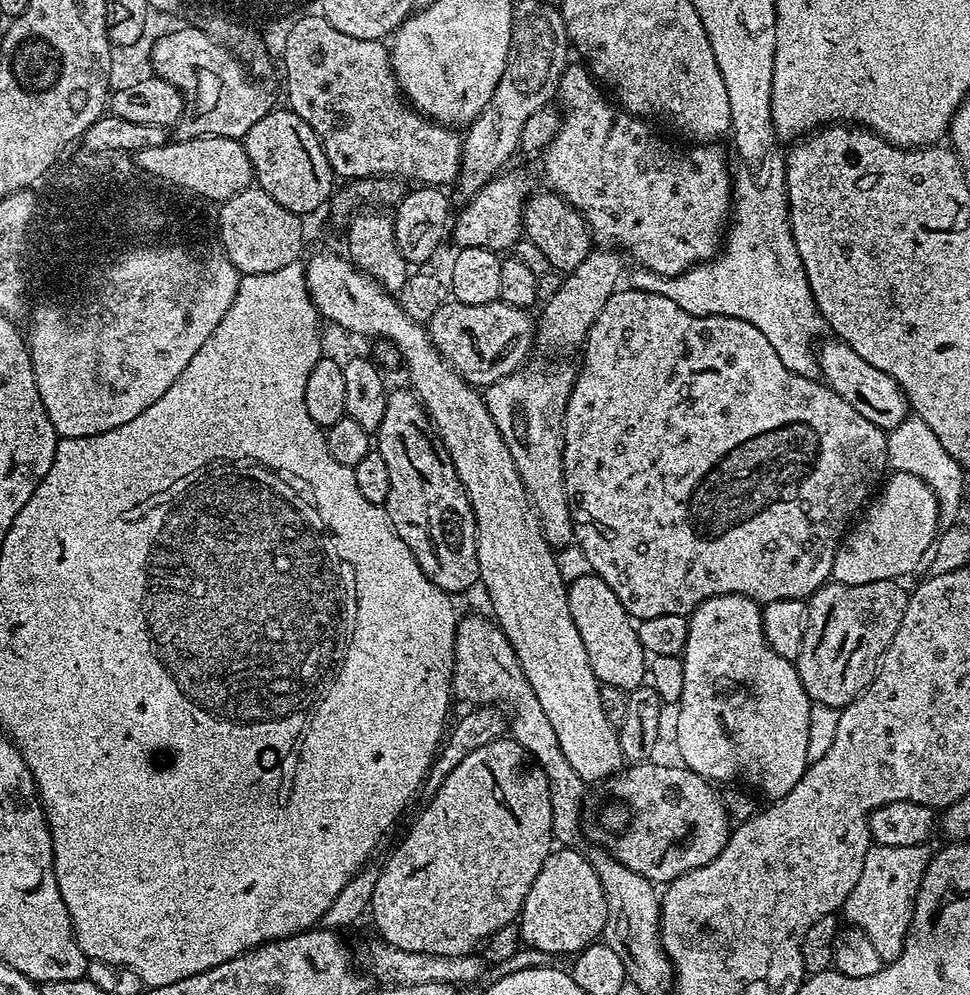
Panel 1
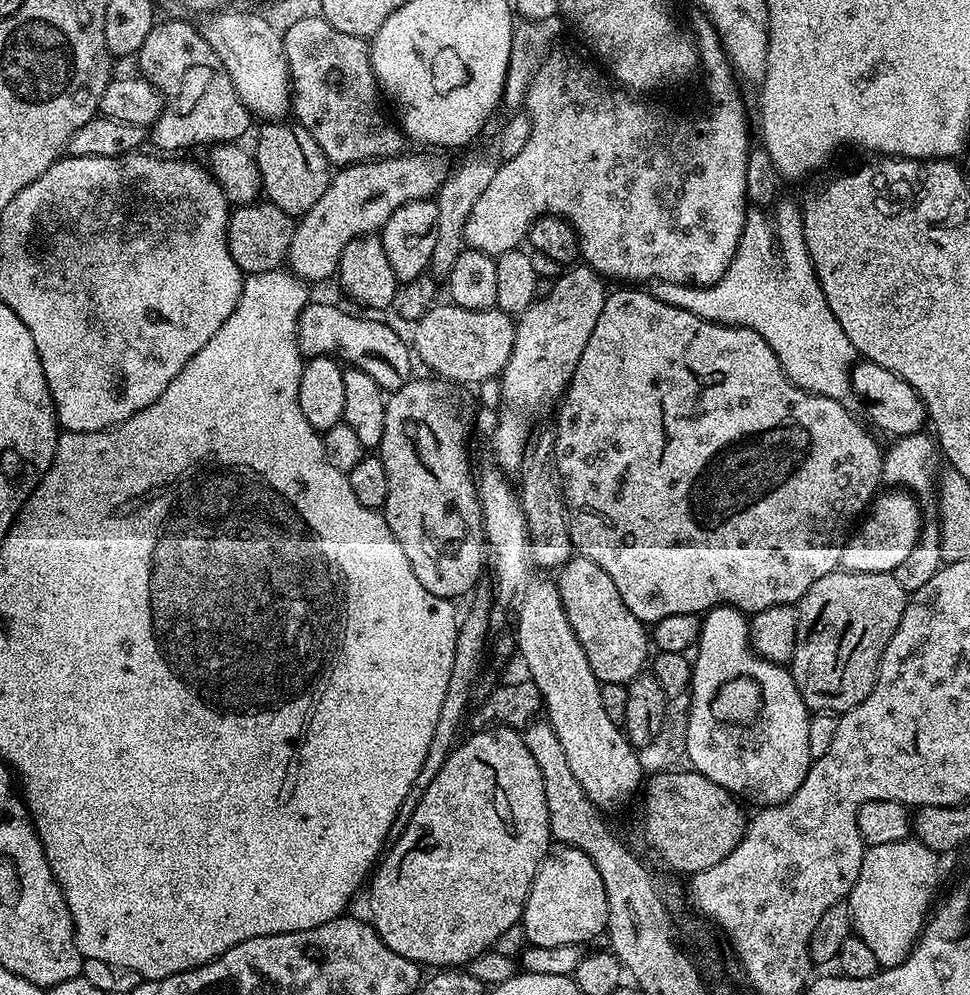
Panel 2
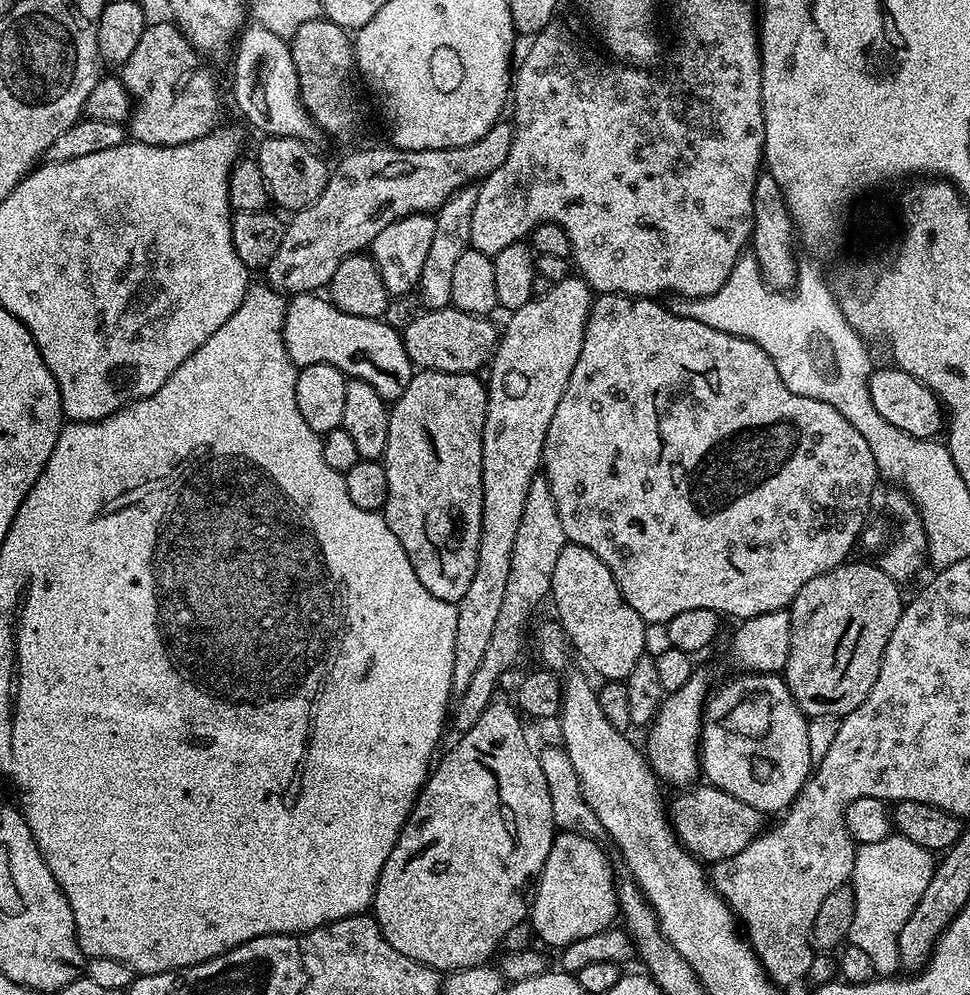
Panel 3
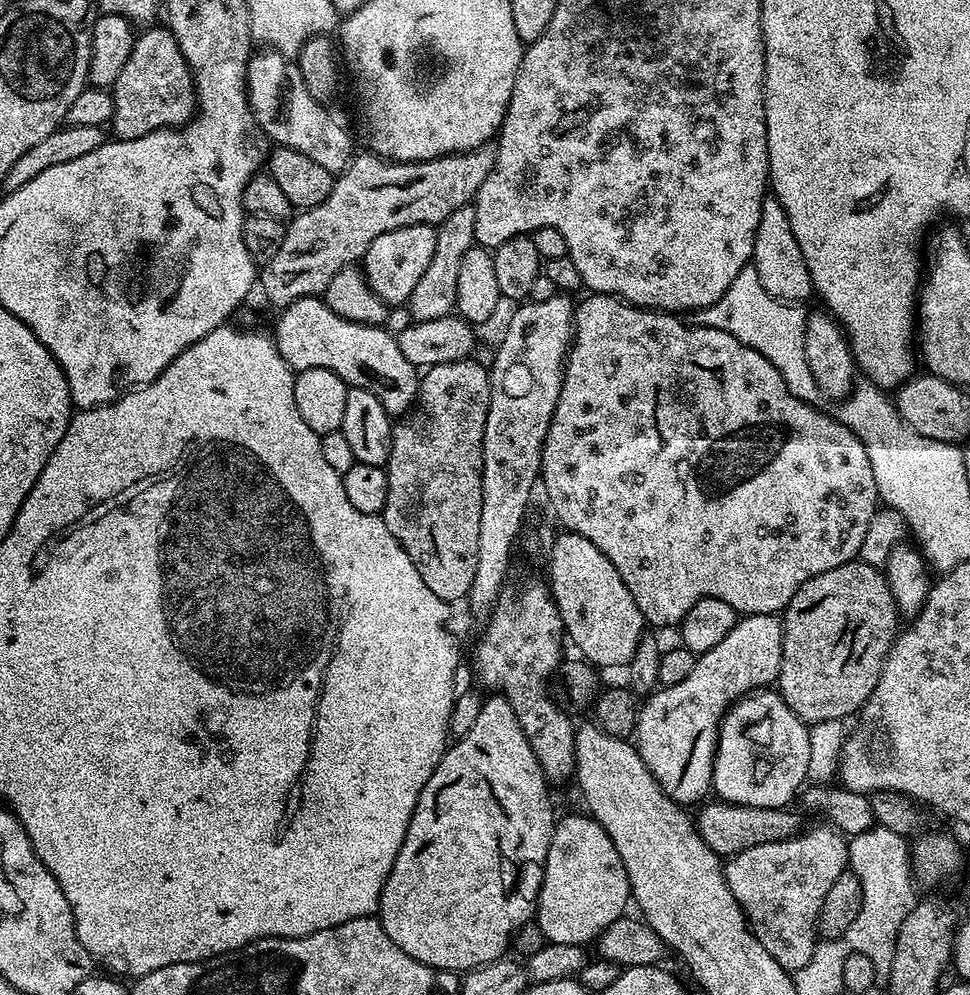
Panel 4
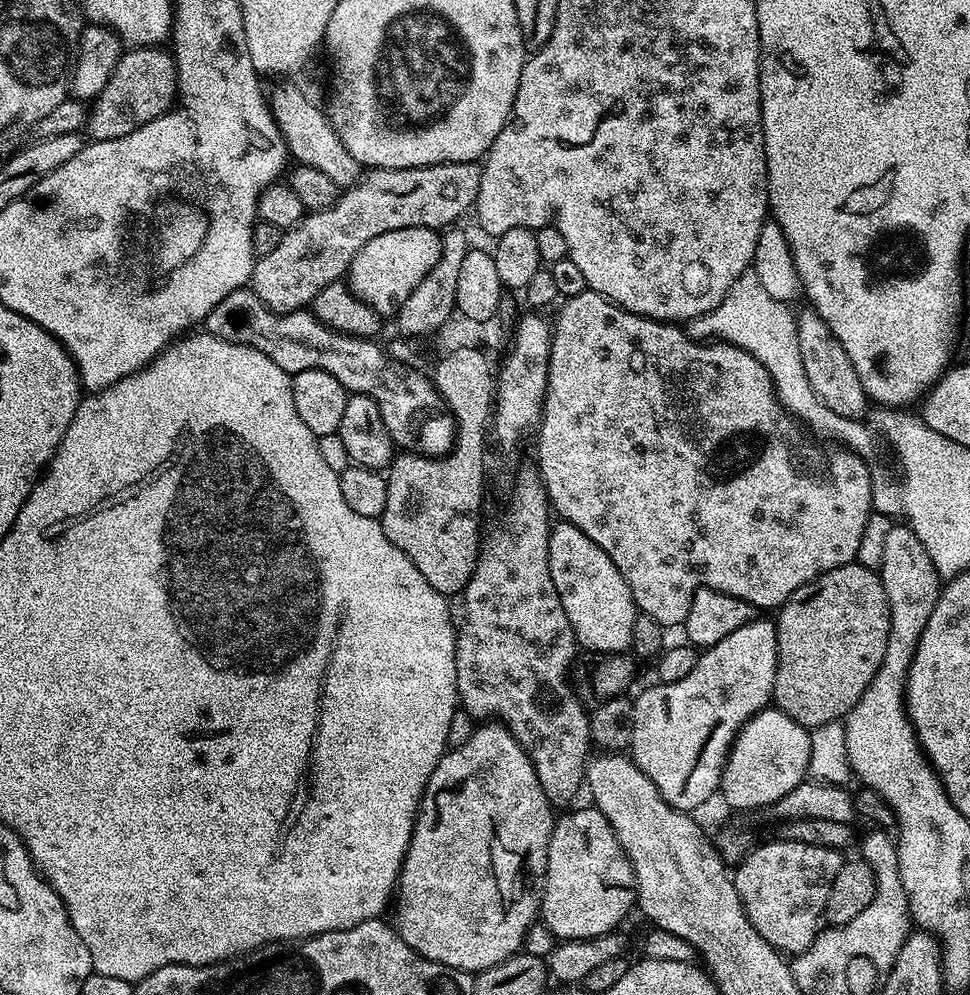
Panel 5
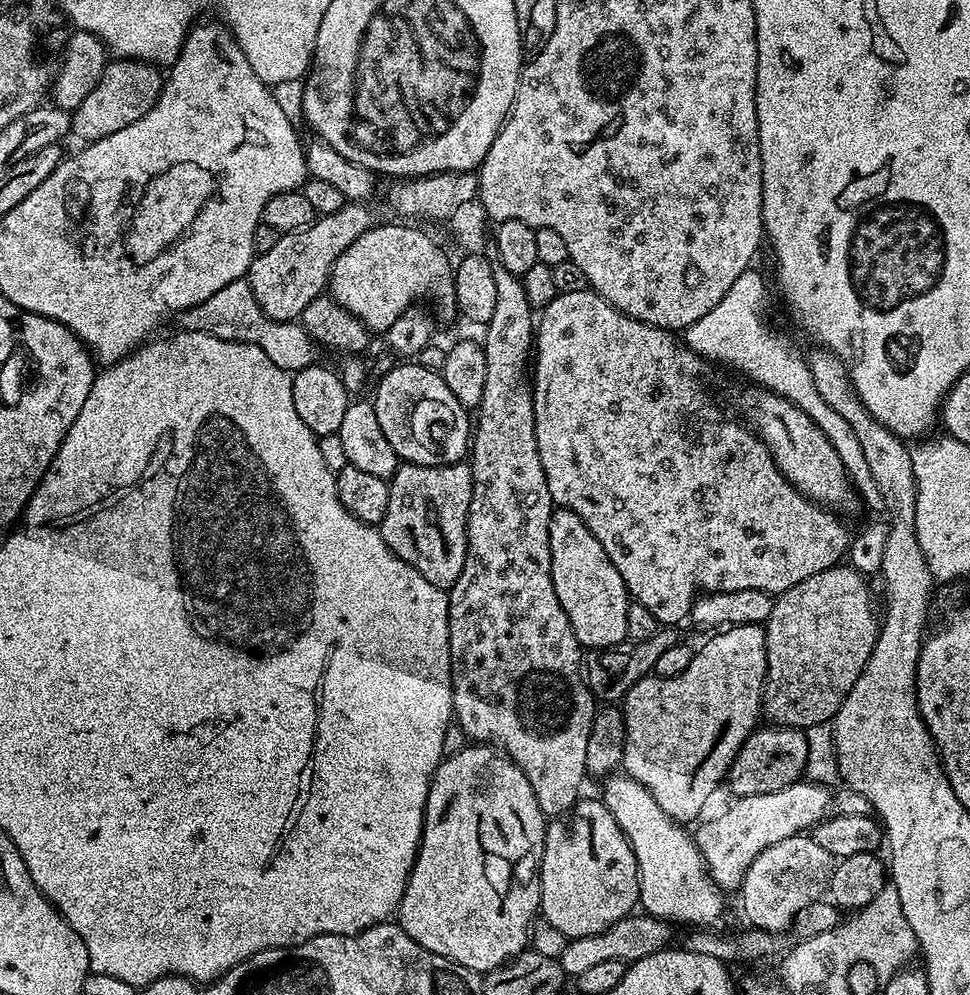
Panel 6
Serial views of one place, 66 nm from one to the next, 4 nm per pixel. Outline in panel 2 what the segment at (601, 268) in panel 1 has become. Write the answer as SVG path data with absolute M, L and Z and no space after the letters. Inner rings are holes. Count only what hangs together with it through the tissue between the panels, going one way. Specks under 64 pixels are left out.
M572 266L561 271L553 282L553 289L546 298L533 300L525 312L519 313L516 320L516 333L508 361L498 379L500 382L500 421L492 432L491 459L504 469L505 473L516 474L524 466L524 457L529 451L528 439L532 436L532 420L536 413L544 411L550 404L555 405L568 390L574 370L578 366L578 358L582 358L582 350L586 350L586 342L590 342L590 334L598 323L598 314L602 314L606 295L605 277L587 266Z

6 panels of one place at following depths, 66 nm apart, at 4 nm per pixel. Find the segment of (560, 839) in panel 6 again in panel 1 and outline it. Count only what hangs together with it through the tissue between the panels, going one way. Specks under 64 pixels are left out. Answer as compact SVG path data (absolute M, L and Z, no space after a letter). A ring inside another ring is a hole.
M563 846L549 852L546 862L542 862L542 870L538 870L538 878L534 878L526 894L518 917L521 941L527 947L546 951L553 958L559 958L567 952L575 954L597 943L604 935L605 922L606 898L602 894L602 882L598 882L598 874L594 866L590 866L587 855L583 851Z

